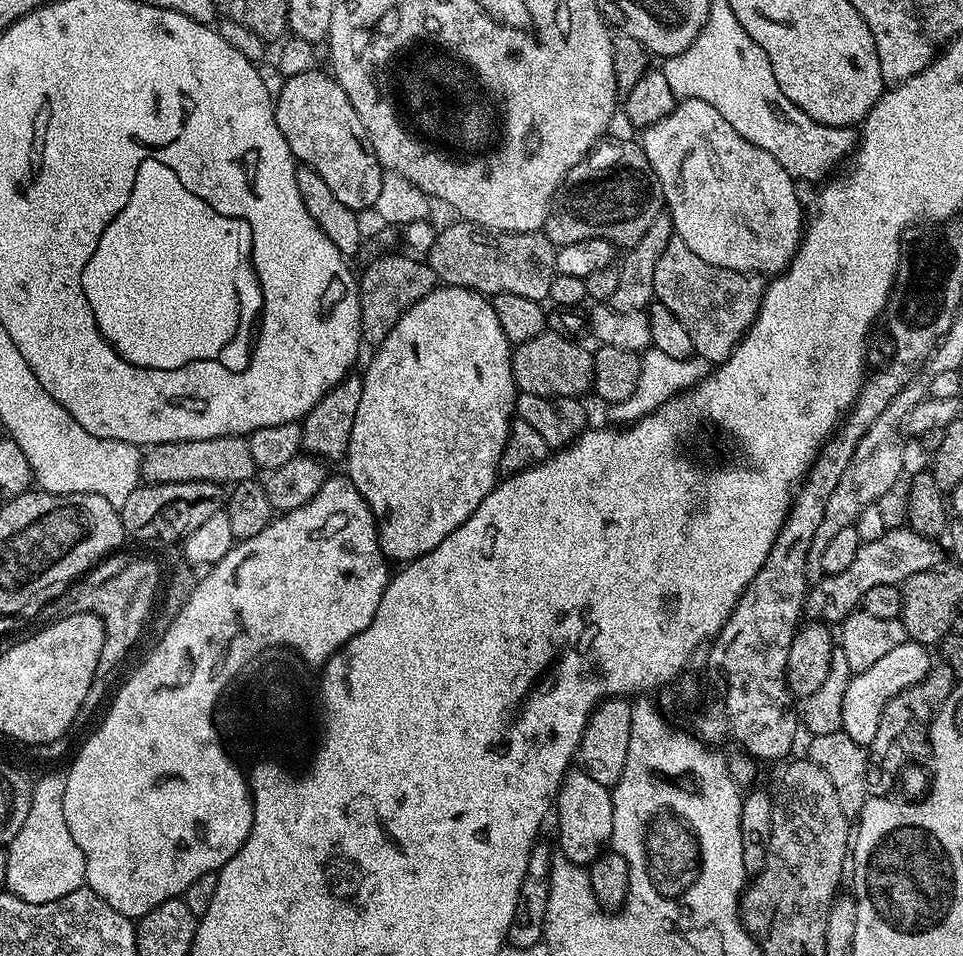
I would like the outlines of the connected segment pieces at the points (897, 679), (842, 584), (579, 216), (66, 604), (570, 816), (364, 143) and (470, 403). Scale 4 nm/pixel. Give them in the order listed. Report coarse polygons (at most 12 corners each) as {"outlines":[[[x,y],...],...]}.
{"outlines":[[[912,640],[855,673],[842,731],[869,745],[886,702],[922,682],[934,663]],[[889,527],[808,589],[809,621],[839,625],[866,590],[941,563],[935,539]],[[601,142],[560,183],[557,246],[633,248],[665,207],[639,143]],[[132,560],[101,584],[58,597],[55,615],[103,620],[98,673],[135,646],[162,569]],[[583,770],[554,801],[559,855],[591,866],[614,830],[612,793]],[[327,71],[274,96],[278,130],[338,202],[375,209],[385,169]],[[437,286],[362,372],[346,475],[389,561],[496,487],[518,389]]]}

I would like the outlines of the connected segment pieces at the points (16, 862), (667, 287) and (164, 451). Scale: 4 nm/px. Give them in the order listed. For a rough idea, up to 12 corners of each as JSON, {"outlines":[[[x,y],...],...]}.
{"outlines":[[[66,779],[32,785],[7,845],[7,891],[31,904],[85,887]],[[666,242],[655,299],[693,353],[731,356],[762,306],[763,275]],[[242,436],[153,444],[144,484],[231,486],[257,472]]]}

